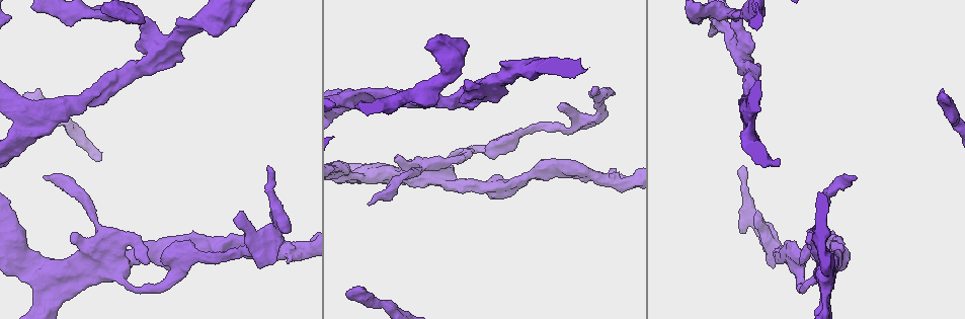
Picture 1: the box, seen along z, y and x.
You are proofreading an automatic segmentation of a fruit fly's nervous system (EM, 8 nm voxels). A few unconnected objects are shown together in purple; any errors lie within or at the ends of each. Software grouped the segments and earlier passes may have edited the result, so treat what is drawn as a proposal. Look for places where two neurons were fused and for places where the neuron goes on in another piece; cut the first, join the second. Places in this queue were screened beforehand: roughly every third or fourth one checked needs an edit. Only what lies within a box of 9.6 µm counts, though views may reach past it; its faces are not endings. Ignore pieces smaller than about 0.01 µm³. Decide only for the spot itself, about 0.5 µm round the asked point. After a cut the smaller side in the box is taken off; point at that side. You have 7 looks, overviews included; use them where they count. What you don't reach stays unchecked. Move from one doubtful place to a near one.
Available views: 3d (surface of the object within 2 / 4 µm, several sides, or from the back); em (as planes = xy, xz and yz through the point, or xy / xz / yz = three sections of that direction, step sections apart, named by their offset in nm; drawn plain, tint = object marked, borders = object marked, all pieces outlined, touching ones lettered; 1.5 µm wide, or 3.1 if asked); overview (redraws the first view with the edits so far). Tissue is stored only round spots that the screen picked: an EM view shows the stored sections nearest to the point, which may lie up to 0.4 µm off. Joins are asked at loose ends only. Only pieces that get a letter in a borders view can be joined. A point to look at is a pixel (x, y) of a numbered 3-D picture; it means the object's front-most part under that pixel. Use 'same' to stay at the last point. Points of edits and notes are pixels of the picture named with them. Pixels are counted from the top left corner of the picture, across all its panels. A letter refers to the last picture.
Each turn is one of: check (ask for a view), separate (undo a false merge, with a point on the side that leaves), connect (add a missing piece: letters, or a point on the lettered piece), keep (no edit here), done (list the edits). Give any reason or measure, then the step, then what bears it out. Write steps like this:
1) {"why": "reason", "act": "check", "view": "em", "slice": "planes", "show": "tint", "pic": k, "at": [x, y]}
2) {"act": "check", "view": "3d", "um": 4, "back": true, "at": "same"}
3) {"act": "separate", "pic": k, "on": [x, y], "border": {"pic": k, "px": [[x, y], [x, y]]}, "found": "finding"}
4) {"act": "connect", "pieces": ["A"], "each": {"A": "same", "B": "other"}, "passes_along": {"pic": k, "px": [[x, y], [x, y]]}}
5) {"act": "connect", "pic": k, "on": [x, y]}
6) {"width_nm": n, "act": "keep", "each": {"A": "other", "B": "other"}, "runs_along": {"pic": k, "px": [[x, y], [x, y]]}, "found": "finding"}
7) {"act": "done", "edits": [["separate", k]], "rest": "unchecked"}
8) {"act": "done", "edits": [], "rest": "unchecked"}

{"why": "branch stops here", "act": "check", "view": "em", "slice": "xz", "step": 8, "show": "tint", "pic": 1, "at": [943, 92]}

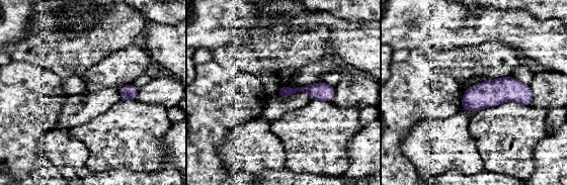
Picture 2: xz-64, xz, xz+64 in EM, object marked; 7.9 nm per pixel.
{"why": "cut it another way", "act": "check", "view": "em", "slice": "planes", "show": "borders", "at": "same"}

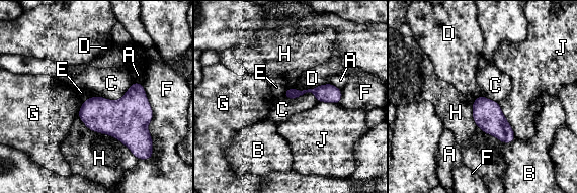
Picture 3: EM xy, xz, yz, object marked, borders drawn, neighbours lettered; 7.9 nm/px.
{"longest_contact_nm": ["H", 550], "act": "keep", "each": {"A": "other", "B": "other", "C": "other", "D": "other", "E": "other", "F": "other", "G": "other", "H": "other", "J": "other"}, "runs_along": {"pic": 3, "px": [[339, 92], [304, 91], [287, 96]]}, "found": "none of them fits"}

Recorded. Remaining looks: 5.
{"why": "an open end", "act": "check", "view": "em", "slice": "planes", "show": "borders", "pic": 1, "at": [468, 45]}

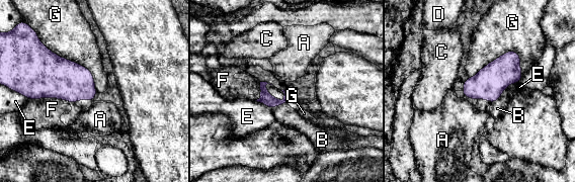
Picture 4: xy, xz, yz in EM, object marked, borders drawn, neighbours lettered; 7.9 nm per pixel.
{"act": "keep", "each": {"A": "other", "B": "other", "C": "other", "D": "other", "E": "other", "F": "other", "G": "other"}, "border": {"pic": 4, "px": [[38, 40], [84, 66], [97, 92]]}, "found": "none of them fits"}

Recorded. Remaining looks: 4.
{"why": "thick end", "act": "check", "view": "3d", "um": 4, "pic": 1, "at": [212, 32]}

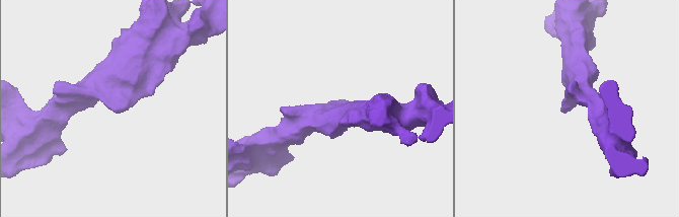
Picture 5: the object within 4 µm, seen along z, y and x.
{"why": "shape alone is not enough", "act": "check", "view": "em", "slice": "planes", "show": "borders", "pic": 5, "at": [563, 107]}

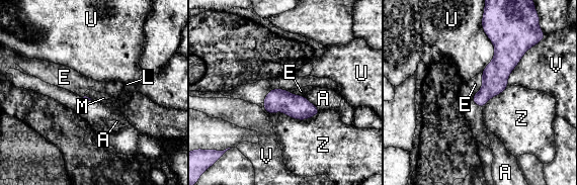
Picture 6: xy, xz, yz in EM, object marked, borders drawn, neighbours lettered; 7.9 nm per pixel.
{"longest_contact_nm": ["Z", 420], "act": "keep", "each": {"A": "other", "E": "other", "L": "other", "M": "other", "U": "other", "V": "other", "Z": "other"}, "border": {"pic": 6, "px": [[482, 73], [482, 86], [474, 94]]}, "found": "none of them fits"}

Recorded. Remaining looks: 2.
{"act": "done", "edits": [], "rest": "unchecked"}

